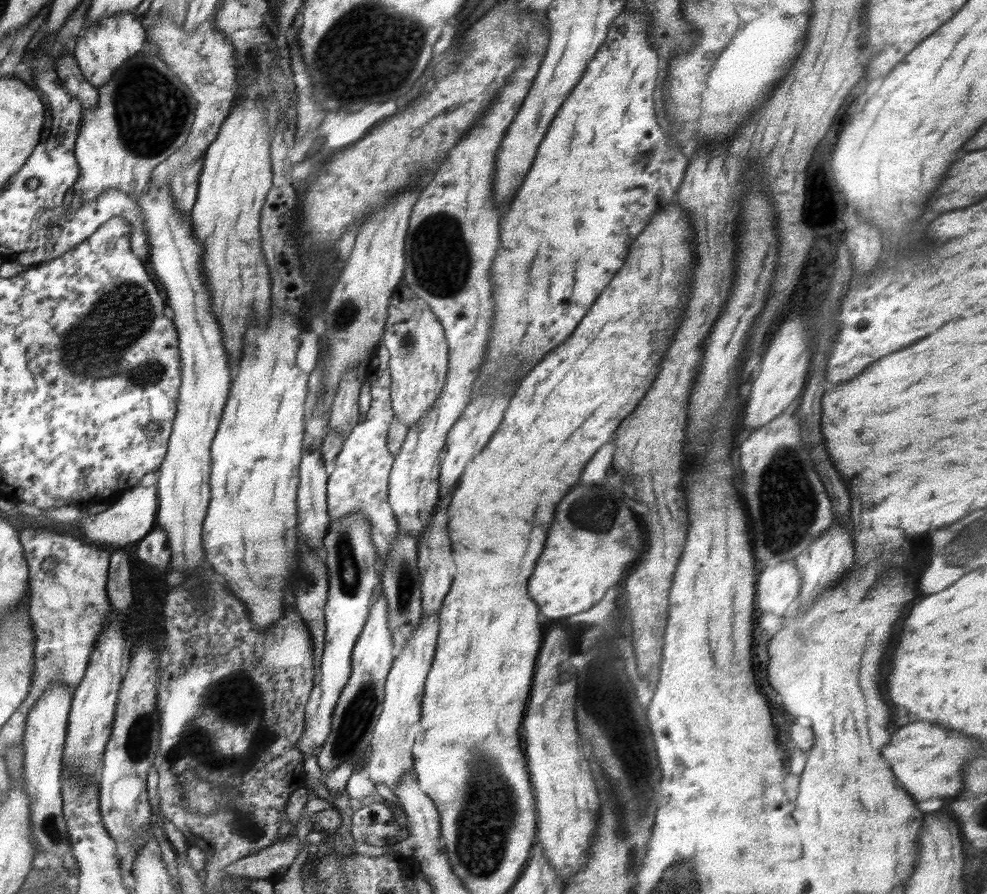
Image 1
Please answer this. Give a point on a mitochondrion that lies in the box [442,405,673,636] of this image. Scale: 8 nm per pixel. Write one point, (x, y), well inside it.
(609, 511)

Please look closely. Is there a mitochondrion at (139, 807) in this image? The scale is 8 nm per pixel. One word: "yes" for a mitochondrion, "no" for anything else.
no

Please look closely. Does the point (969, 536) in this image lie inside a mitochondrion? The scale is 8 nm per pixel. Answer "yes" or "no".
yes

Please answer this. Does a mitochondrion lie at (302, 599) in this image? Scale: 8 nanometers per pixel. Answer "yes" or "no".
no

